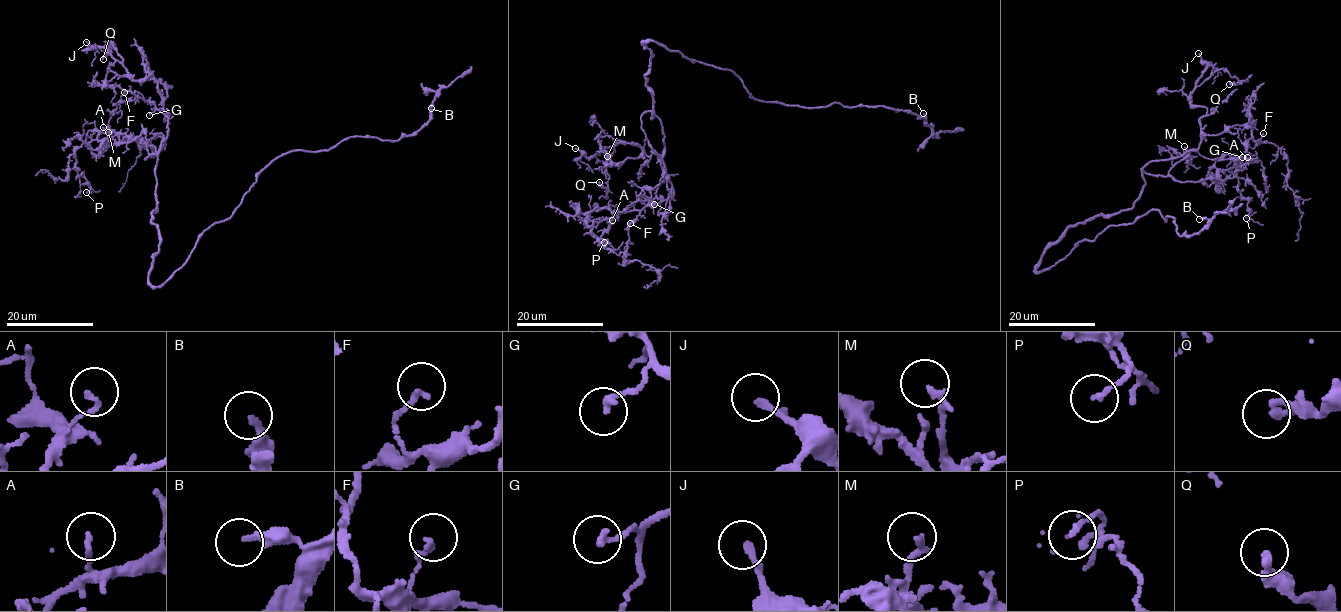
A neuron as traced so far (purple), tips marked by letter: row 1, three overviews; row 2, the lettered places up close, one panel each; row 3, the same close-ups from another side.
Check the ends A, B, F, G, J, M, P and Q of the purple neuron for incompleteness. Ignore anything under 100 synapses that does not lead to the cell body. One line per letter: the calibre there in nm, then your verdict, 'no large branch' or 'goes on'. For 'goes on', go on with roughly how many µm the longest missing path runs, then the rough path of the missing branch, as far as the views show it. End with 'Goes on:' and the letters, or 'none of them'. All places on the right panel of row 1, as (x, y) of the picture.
A: 160 nm | no large branch
B: 240 nm | no large branch
F: 170 nm | no large branch
G: 190 nm | no large branch
J: 200 nm | goes on | 40 µm | (1198, 53), (1196, 50), (1183, 63), (1173, 62), (1157, 68), (1144, 81), (1123, 89), (1104, 114), (1108, 113)
M: 220 nm | no large branch
P: 150 nm | no large branch
Q: 360 nm | no large branch
Goes on: J

